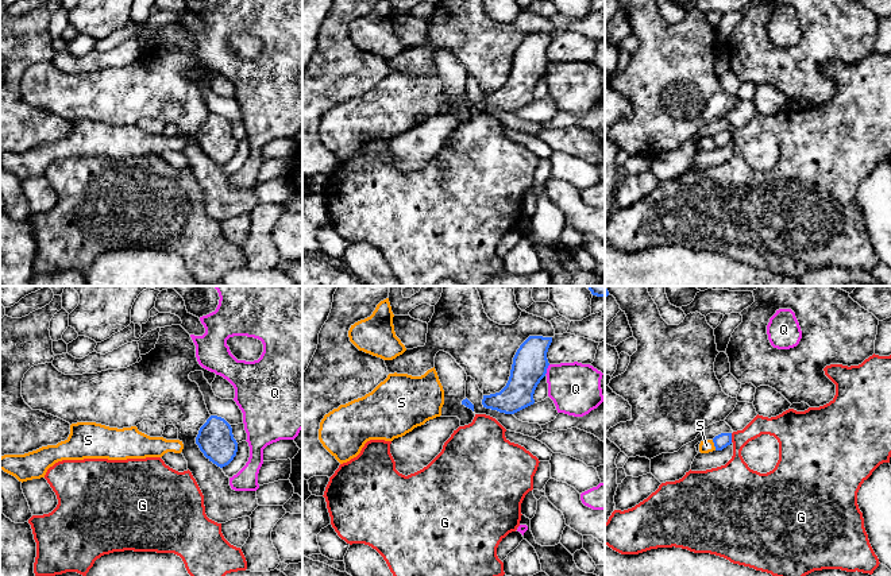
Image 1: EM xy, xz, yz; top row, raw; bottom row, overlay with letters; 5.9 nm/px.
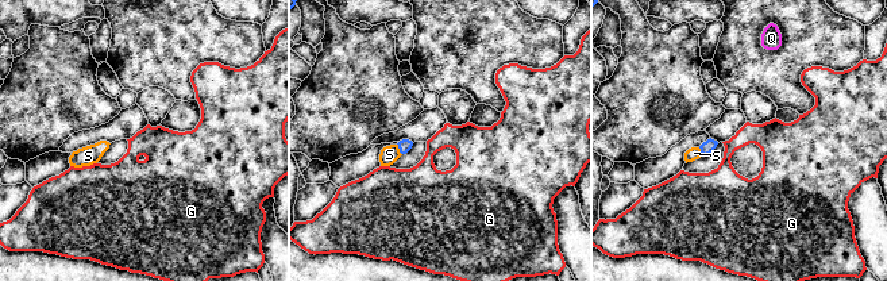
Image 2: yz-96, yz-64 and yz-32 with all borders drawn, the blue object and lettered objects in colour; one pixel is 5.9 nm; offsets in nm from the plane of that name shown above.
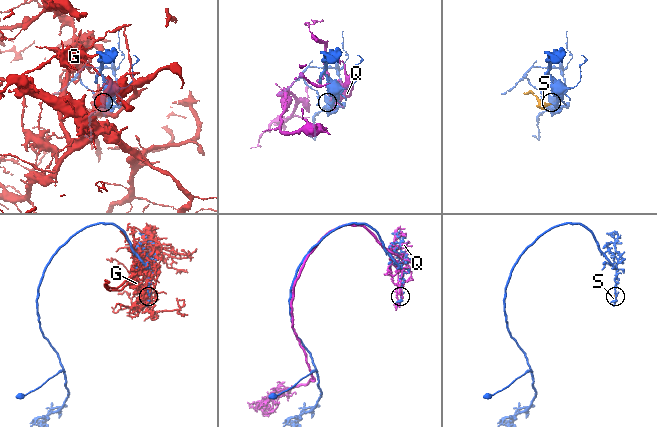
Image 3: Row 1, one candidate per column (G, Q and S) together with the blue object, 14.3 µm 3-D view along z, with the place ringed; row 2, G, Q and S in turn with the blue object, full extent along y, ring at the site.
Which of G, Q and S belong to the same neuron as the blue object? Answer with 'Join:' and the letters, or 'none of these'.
Join: S

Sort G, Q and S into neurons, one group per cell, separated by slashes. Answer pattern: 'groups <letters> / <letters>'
groups G / Q / S

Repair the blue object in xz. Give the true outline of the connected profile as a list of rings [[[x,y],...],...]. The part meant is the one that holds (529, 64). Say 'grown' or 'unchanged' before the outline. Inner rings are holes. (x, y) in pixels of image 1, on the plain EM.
unchanged | [[[529,34],[517,47],[506,84],[495,92],[483,93],[486,107],[514,112],[535,101],[533,92],[545,74],[552,35]]]

